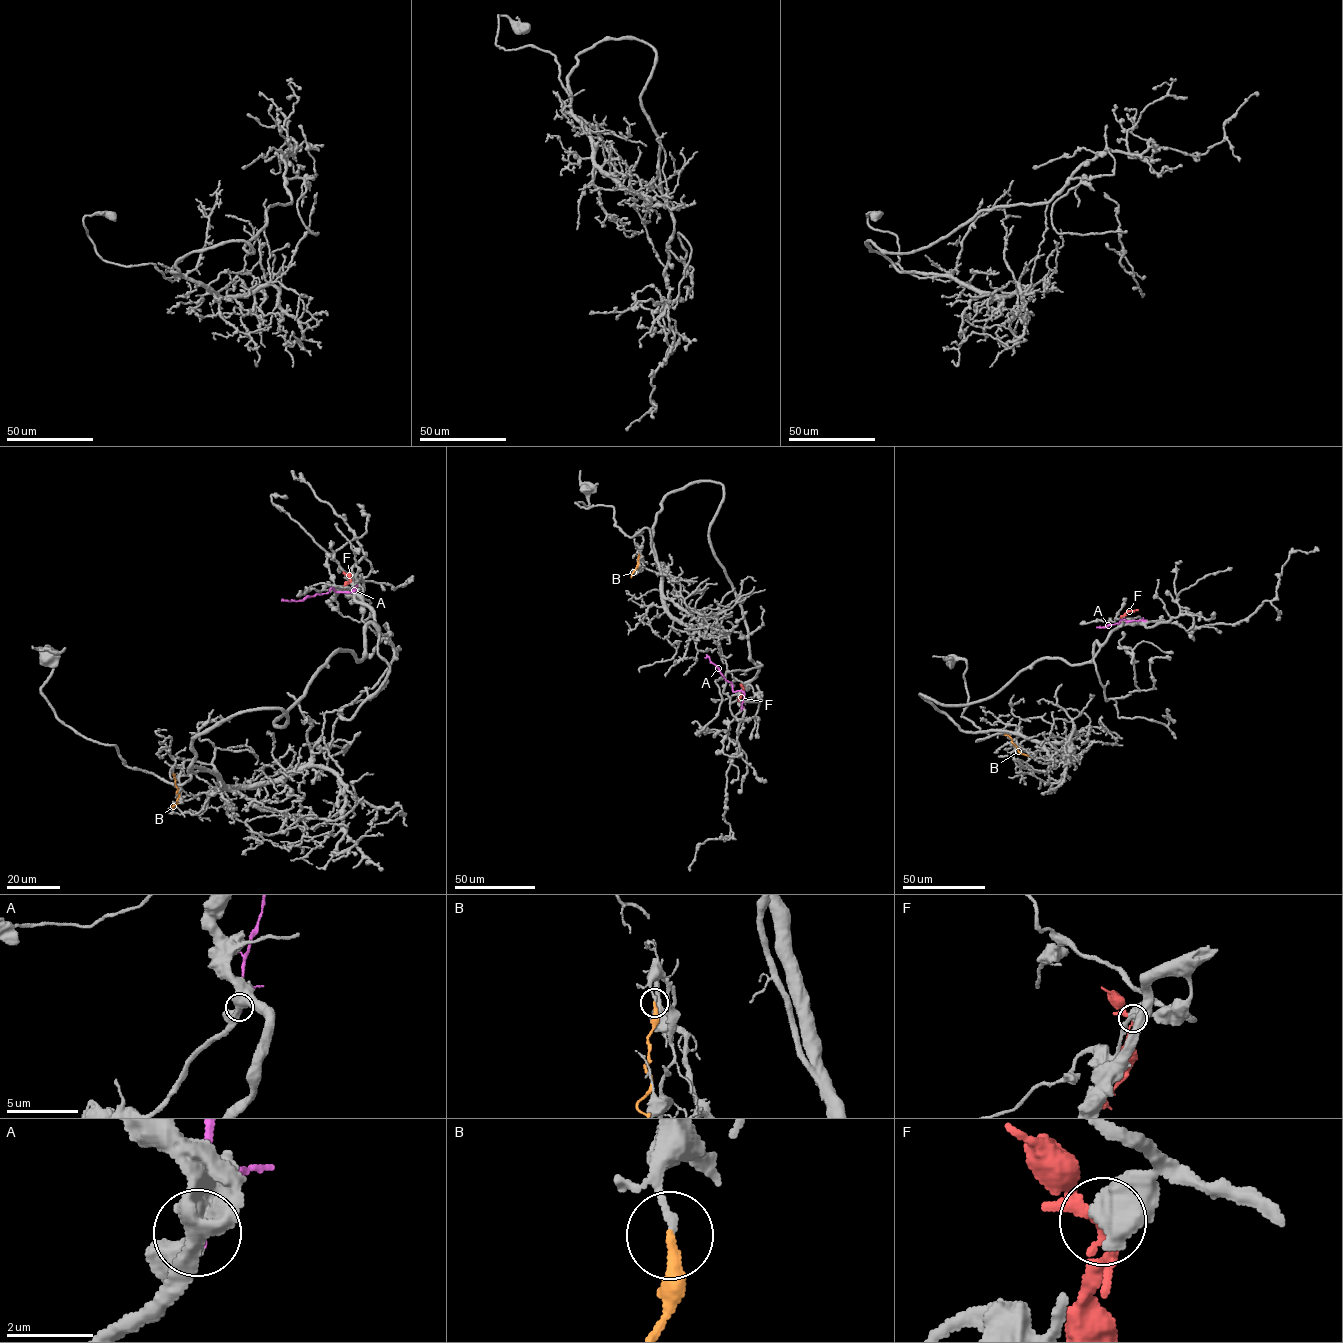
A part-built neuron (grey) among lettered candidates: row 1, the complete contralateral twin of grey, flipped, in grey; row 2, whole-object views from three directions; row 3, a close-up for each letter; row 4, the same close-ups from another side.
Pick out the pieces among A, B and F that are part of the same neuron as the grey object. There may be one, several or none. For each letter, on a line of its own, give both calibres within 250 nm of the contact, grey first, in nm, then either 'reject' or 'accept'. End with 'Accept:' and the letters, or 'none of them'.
A: 550 nm thick on the grey side, 300 nm on the other; reject
B: 150 nm thick on the grey side, 260 nm on the other; reject
F: 700 nm thick on the grey side, 240 nm on the other; reject
Accept: none of them

